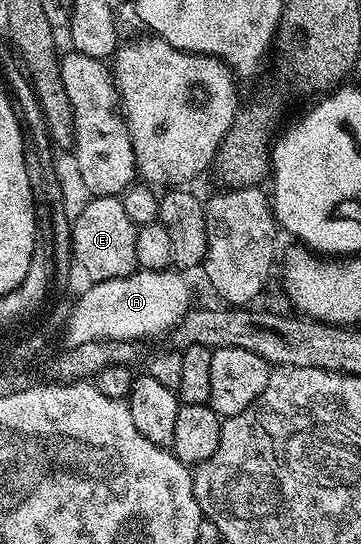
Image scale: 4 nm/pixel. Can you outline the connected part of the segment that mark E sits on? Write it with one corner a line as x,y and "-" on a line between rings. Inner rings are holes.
119,196
92,197
85,203
81,213
71,218
72,256
78,269
89,277
87,279
89,282
118,279
136,272
137,228
134,223
130,223
130,218
126,215
126,207
122,207

